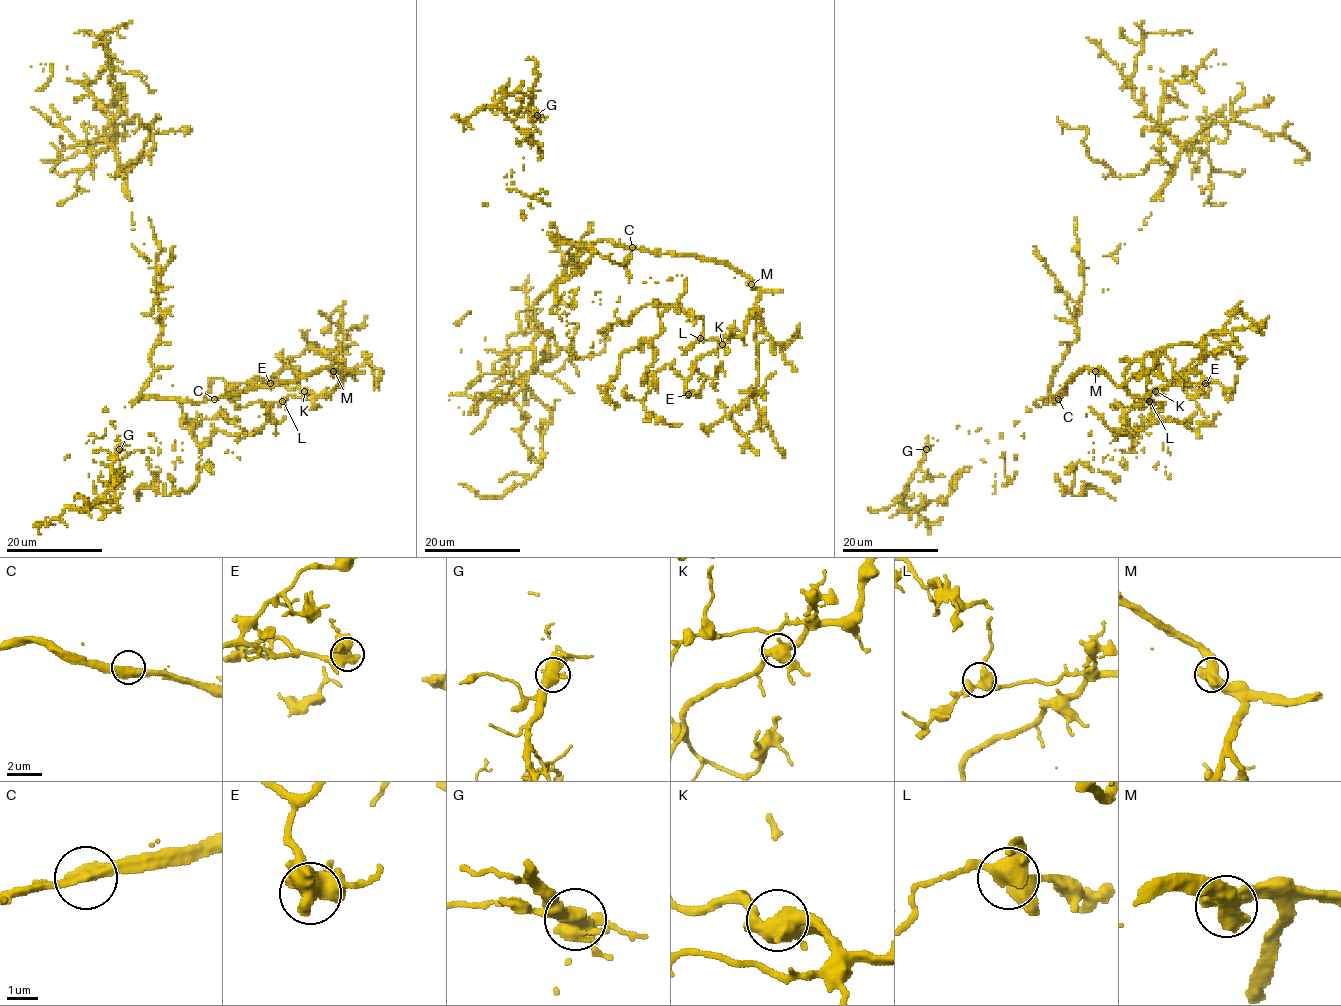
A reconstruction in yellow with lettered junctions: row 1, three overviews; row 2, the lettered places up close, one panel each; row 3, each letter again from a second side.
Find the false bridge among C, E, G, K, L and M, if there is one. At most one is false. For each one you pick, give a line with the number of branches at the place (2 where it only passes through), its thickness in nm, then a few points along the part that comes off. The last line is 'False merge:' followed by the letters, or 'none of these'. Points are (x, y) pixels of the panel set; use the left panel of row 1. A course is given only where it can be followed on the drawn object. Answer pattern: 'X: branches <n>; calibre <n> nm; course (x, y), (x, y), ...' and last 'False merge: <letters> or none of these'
M: branches 2; calibre 650 nm; course (334, 371), (316, 370), (304, 377), (263, 385), (209, 400), (138, 398), (129, 403)
False merge: M

